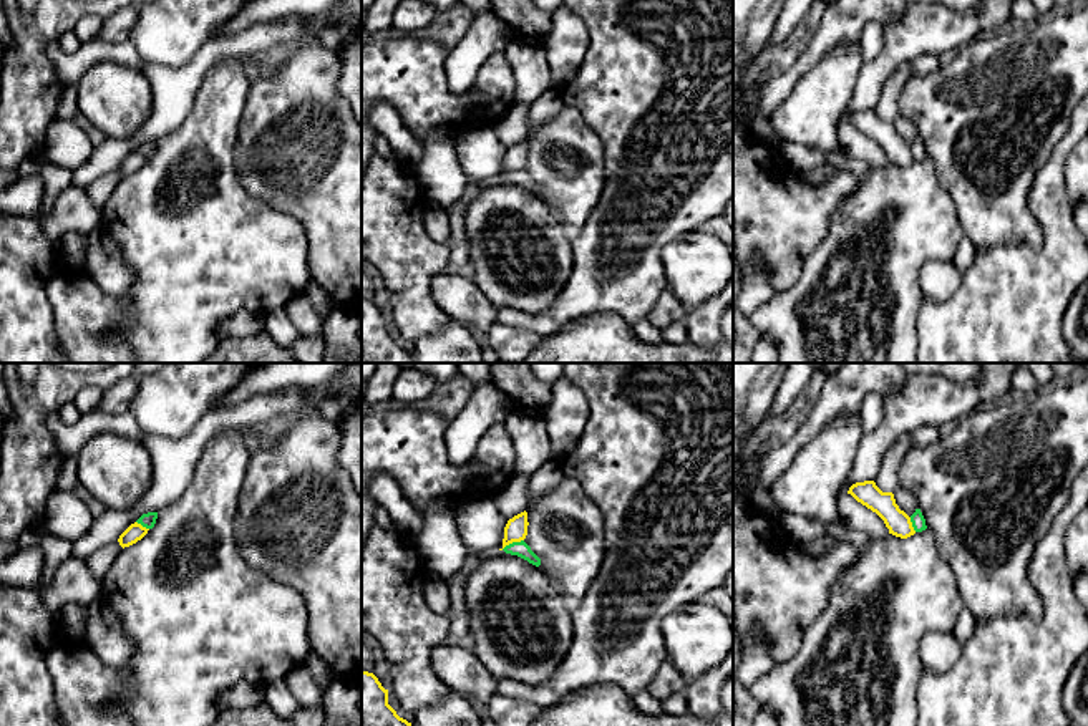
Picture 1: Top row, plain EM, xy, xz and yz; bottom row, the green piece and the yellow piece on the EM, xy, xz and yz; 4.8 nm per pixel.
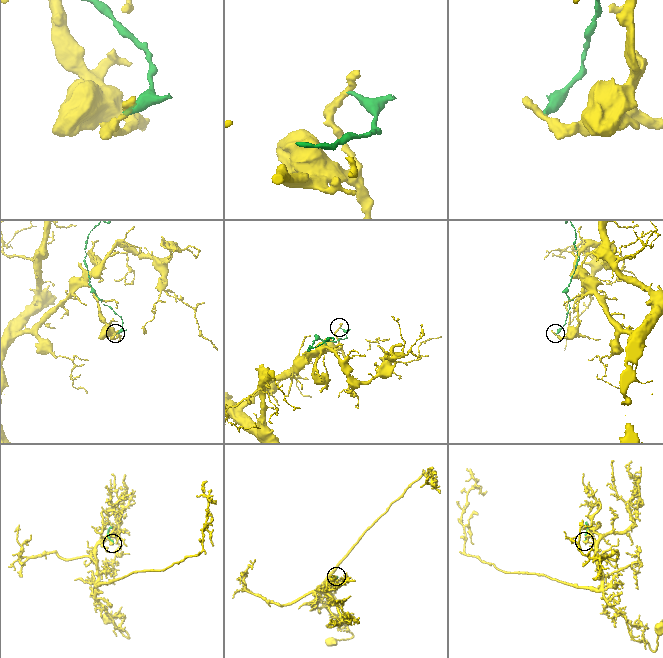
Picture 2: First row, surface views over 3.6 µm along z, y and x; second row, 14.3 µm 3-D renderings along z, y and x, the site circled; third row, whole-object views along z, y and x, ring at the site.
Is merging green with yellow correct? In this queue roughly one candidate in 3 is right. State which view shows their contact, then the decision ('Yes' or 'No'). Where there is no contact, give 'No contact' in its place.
Touches green in xz. No

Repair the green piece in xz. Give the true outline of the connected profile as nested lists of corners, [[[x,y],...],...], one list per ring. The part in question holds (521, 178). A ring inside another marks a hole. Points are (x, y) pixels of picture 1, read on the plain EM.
[[[524,169],[512,171],[512,172],[506,174],[503,179],[506,182],[517,184],[517,186],[524,187],[536,196],[541,194],[541,187],[531,179],[531,176]]]

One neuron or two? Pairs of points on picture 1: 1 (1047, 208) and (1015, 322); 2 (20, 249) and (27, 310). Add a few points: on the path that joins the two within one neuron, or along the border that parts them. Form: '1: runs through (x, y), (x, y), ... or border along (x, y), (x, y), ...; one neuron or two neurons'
1: runs through (1054, 236), (1054, 267), (1027, 294); one neuron
2: runs through (20, 264), (20, 295); one neuron

